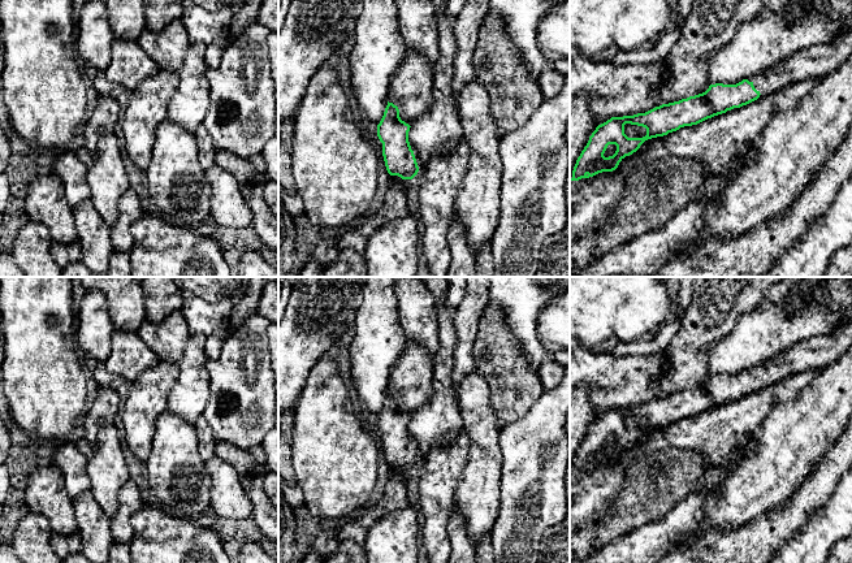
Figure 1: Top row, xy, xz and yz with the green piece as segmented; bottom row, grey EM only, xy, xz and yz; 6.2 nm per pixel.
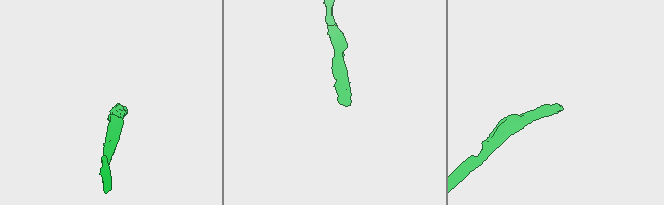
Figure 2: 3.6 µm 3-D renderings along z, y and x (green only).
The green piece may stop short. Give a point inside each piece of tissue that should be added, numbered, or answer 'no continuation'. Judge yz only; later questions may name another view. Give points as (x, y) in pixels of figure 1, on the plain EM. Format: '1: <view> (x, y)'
1: yz (814, 354)

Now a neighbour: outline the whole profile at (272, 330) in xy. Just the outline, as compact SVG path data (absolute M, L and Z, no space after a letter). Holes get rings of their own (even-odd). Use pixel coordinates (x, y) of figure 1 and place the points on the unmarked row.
M271 322L267 328L268 348L271 352L271 365L274 373L276 390L276 421L278 425L278 324Z

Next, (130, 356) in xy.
M116 329L112 333L112 348L104 368L122 377L126 385L138 380L142 373L160 361L159 356L138 337Z

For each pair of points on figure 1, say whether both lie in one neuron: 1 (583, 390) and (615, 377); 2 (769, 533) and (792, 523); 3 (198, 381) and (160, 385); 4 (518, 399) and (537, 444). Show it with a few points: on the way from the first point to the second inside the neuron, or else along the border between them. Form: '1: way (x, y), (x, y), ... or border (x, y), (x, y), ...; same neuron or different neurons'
1: border (583, 382), (588, 388), (589, 403), (599, 415); different neurons
2: way (774, 531), (782, 523), (787, 523); same neuron
3: border (178, 363), (178, 376), (167, 398), (165, 408); different neurons
4: border (544, 392), (520, 416), (509, 421), (500, 431); different neurons

